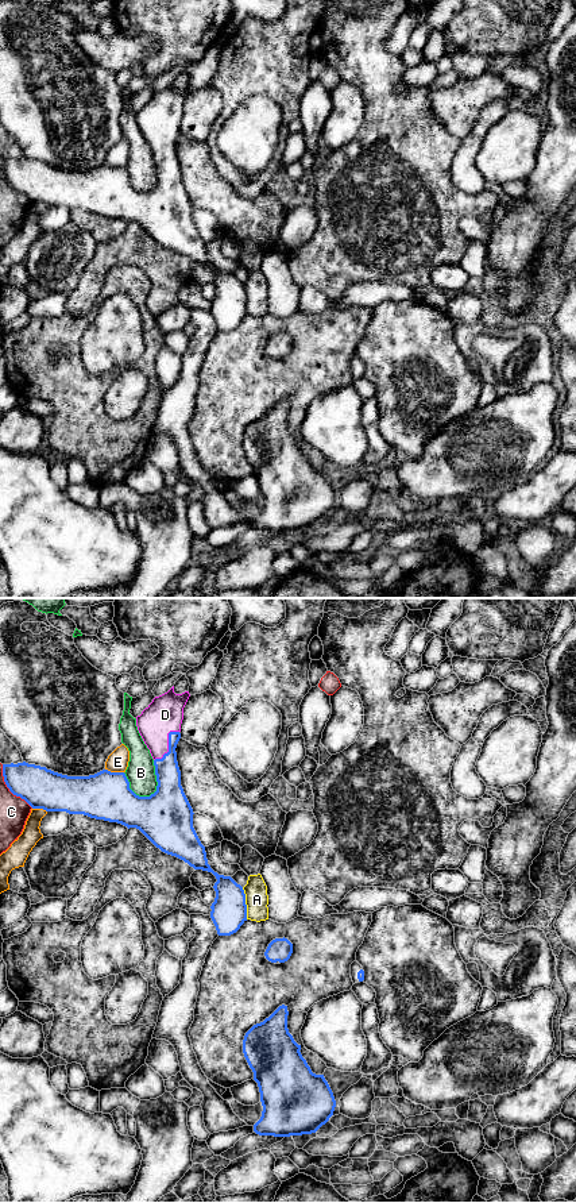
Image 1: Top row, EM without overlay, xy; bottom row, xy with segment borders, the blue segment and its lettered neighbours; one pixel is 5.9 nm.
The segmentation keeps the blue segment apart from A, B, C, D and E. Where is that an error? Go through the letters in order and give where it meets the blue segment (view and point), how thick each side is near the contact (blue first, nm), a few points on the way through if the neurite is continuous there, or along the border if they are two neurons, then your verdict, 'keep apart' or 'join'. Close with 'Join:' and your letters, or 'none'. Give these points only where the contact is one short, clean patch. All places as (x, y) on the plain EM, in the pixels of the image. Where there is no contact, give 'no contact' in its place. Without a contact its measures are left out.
A: contact xy (244, 299); calibres 220 and 140 nm; keep apart
B: contact xy (158, 178); calibres 320 and 180 nm; keep apart
C: contact xy (8, 182); calibres 240 and 180 nm; keep apart
D: contact xy (169, 139); calibres 150 and 220 nm; way xy (167, 168), (169, 139), (165, 110); join
E: contact xy (115, 168); calibres 280 and 130 nm; keep apart
Join: D

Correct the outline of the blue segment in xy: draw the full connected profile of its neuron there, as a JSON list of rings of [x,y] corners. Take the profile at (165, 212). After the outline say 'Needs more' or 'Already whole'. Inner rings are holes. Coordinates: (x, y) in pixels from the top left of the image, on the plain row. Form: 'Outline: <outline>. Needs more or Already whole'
Outline: [[[174,81],[165,89],[155,92],[152,97],[136,112],[138,126],[154,154],[156,170],[156,186],[150,192],[139,192],[129,184],[124,167],[103,165],[89,171],[67,171],[46,162],[28,159],[3,159],[3,171],[9,186],[24,194],[32,204],[46,207],[66,207],[84,209],[90,213],[117,217],[124,221],[139,224],[162,247],[175,251],[194,265],[212,267],[217,277],[210,313],[219,331],[236,328],[247,316],[246,289],[240,279],[231,271],[219,270],[208,259],[205,242],[201,239],[193,223],[193,204],[181,181],[181,166],[177,157],[177,139],[181,134],[183,103],[189,95],[189,86],[174,88]]]. Needs more

